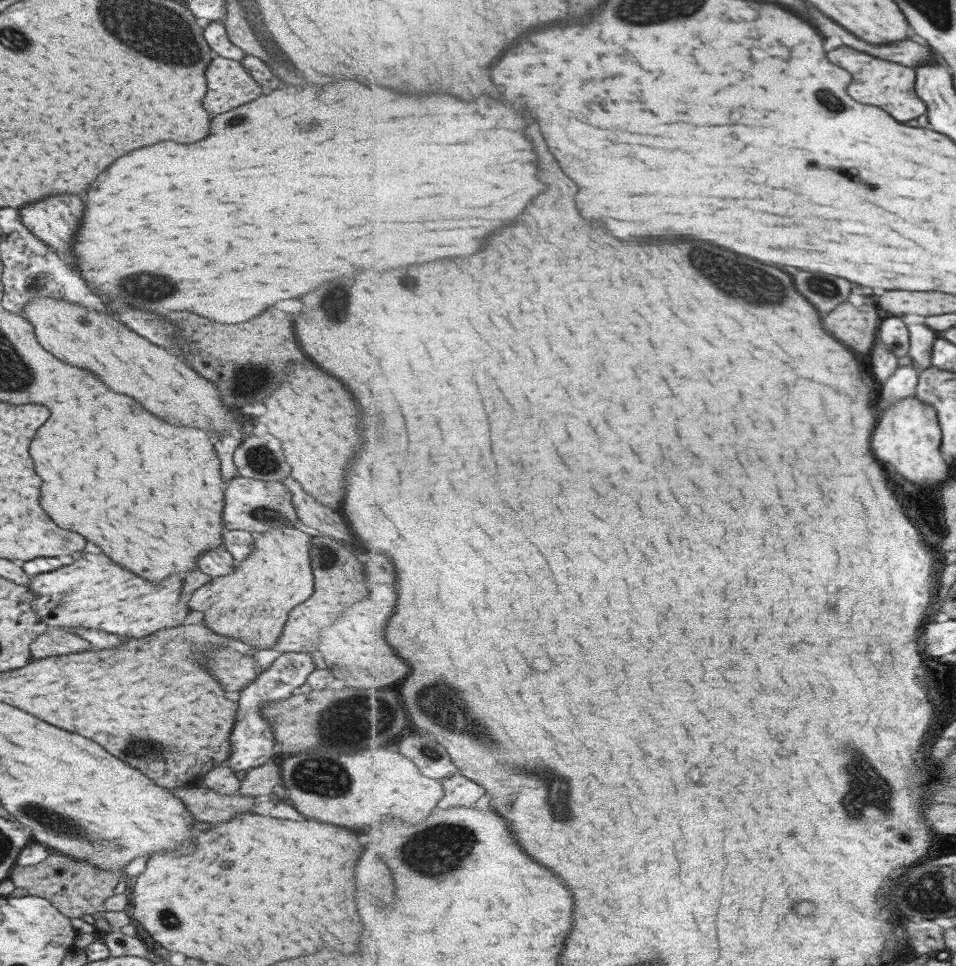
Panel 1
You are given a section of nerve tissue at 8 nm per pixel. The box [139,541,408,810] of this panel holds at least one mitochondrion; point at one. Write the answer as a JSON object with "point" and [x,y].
{"point":[355,719]}

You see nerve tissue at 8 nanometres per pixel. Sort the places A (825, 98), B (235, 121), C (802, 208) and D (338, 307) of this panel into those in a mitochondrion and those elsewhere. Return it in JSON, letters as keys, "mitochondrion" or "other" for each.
{"A":"mitochondrion","B":"mitochondrion","C":"other","D":"mitochondrion"}

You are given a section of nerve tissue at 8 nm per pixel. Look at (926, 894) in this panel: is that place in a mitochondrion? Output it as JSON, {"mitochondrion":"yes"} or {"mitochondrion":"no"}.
{"mitochondrion":"yes"}

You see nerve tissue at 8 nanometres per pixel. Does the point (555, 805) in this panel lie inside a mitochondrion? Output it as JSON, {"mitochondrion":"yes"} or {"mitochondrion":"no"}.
{"mitochondrion":"yes"}

